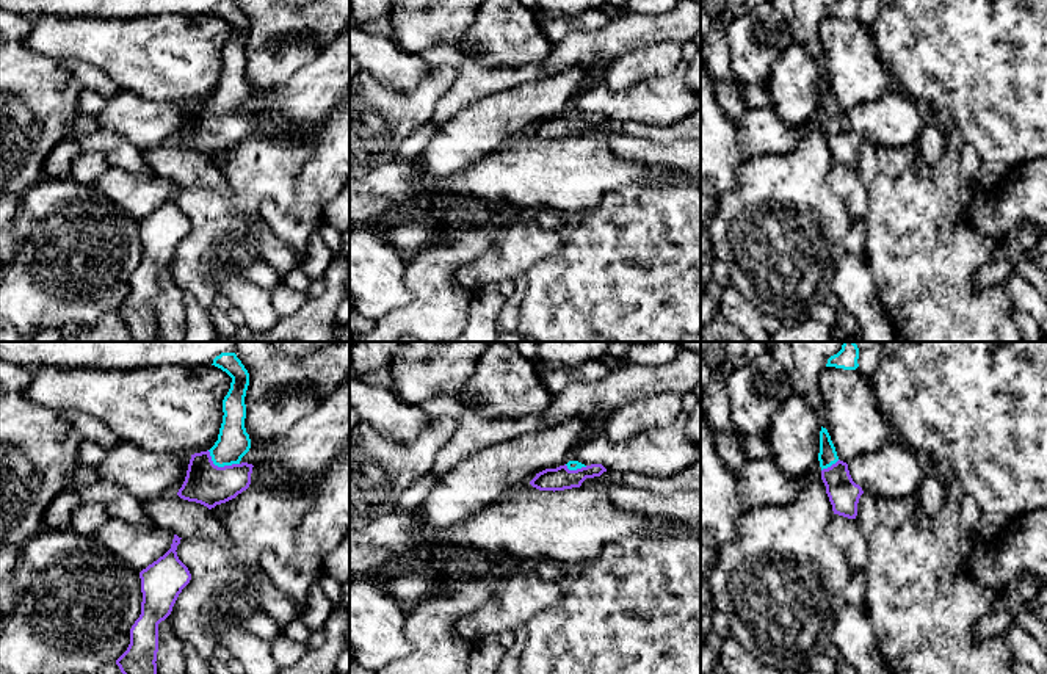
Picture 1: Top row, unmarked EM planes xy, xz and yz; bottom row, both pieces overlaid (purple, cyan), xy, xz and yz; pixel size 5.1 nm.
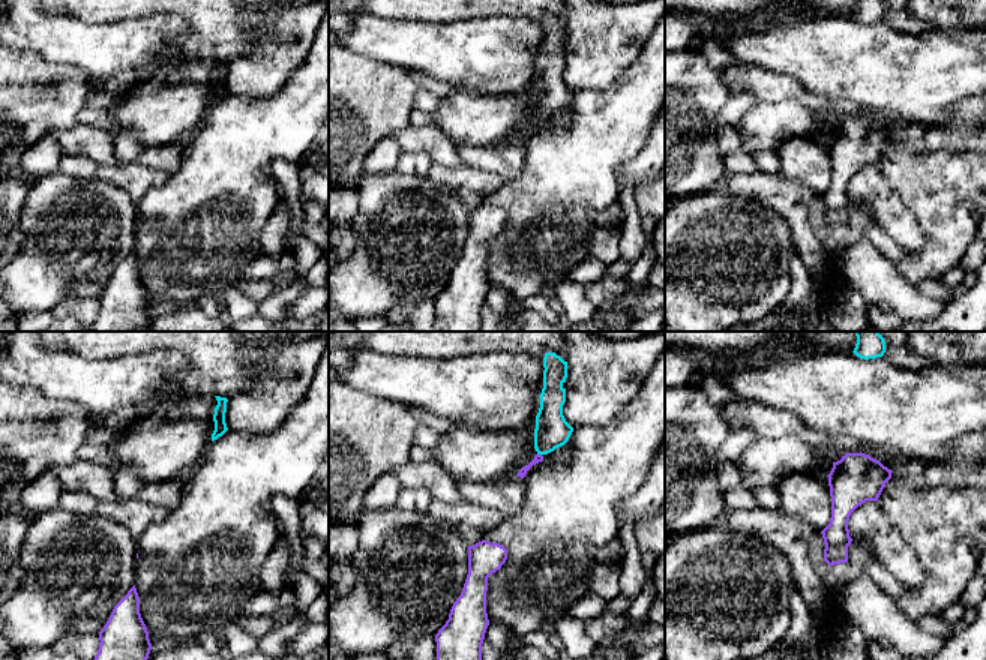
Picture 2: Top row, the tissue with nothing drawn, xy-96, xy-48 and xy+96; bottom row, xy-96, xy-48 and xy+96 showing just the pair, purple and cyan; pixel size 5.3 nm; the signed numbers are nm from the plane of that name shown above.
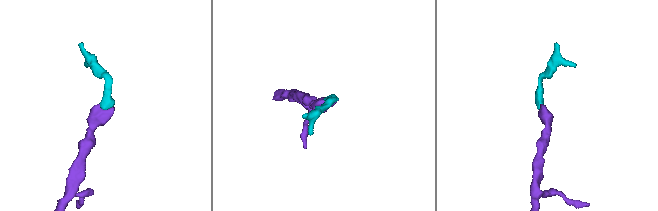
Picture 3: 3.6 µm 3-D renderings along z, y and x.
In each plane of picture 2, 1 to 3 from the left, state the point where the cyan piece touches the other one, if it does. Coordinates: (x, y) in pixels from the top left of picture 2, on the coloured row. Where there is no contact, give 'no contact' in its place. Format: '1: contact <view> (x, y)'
1: no contact
2: contact xy-48 (539, 455)
3: no contact

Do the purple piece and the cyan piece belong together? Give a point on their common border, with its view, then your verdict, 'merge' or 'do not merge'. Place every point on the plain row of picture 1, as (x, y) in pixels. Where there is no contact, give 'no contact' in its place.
meets purple in xy at (220, 116); merge

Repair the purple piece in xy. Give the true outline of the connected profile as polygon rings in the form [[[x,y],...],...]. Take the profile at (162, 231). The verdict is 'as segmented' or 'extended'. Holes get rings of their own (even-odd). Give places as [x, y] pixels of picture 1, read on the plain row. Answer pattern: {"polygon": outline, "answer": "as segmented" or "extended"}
{"polygon": [[[174,183],[171,197],[139,221],[141,263],[130,277],[130,293],[116,309],[135,342],[152,342],[157,334],[158,273],[165,270],[190,232],[191,223],[177,205],[180,193]]], "answer": "as segmented"}

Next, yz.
{"polygon": [[[823,75],[820,80],[818,110],[834,163],[856,168],[857,152],[864,140],[853,130],[848,113],[839,108],[831,85]]], "answer": "extended"}

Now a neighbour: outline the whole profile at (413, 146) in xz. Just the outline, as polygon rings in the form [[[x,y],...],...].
[[[425,124],[414,130],[403,143],[398,146],[398,160],[412,160],[422,155],[425,147],[429,144],[433,136],[440,130],[442,125]]]

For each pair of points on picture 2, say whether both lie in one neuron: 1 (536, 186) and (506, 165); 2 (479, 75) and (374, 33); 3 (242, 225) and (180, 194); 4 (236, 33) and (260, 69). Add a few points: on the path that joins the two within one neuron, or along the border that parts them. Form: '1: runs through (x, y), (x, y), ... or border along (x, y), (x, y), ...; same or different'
1: border along (524, 143), (523, 171), (503, 182); different
2: runs through (453, 53), (399, 42); same
3: runs through (227, 225), (212, 225), (195, 209); same
4: border along (242, 17), (257, 42), (227, 62); different

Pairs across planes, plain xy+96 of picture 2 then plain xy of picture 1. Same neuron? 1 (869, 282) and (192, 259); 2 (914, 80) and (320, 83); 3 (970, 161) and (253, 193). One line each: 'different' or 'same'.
1: different
2: different
3: different

